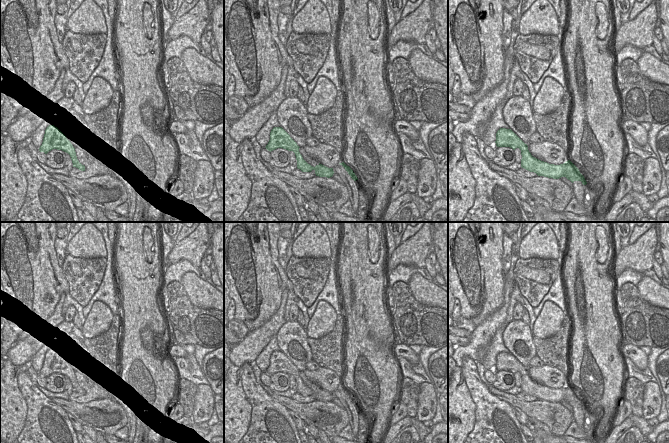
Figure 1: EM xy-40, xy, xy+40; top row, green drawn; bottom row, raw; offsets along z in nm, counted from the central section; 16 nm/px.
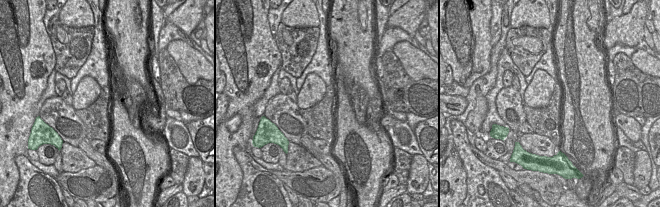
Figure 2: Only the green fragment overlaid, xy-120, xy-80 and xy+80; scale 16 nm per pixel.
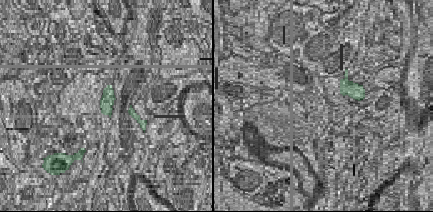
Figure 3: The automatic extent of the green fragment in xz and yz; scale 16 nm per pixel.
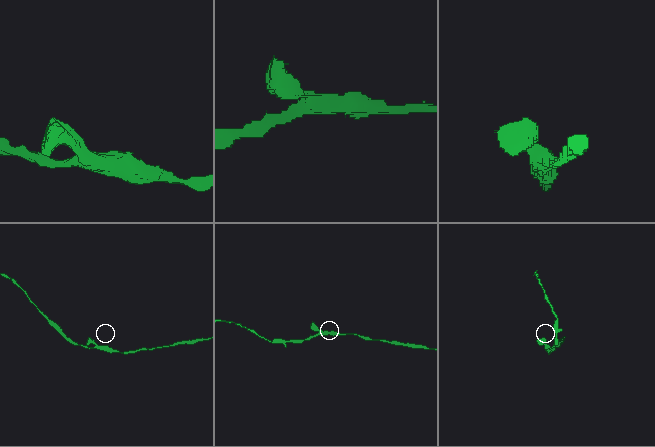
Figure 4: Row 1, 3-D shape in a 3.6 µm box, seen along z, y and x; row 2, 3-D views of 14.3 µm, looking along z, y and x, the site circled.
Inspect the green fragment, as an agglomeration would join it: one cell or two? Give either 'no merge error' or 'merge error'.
no merge error

